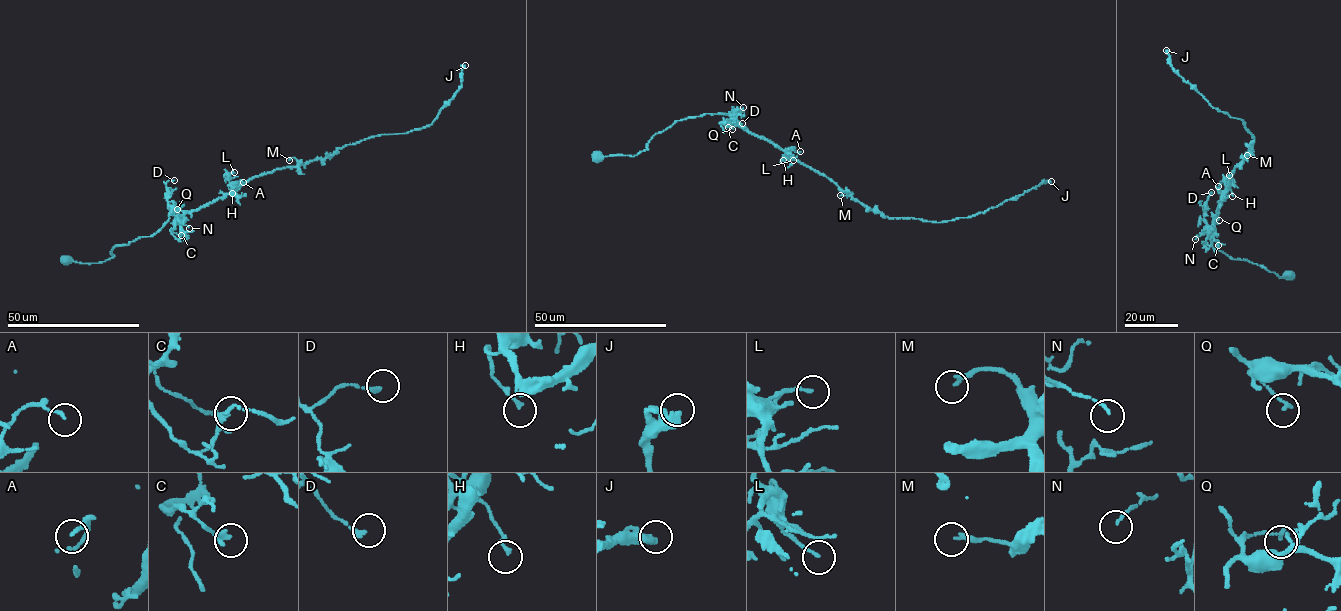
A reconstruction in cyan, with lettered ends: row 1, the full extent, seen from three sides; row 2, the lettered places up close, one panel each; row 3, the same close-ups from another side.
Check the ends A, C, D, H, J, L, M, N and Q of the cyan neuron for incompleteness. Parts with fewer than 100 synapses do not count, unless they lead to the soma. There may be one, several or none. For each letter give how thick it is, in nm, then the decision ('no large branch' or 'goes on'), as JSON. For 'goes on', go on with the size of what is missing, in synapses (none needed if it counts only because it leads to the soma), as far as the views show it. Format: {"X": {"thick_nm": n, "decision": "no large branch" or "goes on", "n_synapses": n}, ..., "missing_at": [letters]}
{"A": {"thick_nm": 120, "decision": "no large branch"}, "C": {"thick_nm": 180, "decision": "no large branch"}, "D": {"thick_nm": 190, "decision": "no large branch"}, "H": {"thick_nm": 150, "decision": "no large branch"}, "J": {"thick_nm": 400, "decision": "no large branch"}, "L": {"thick_nm": 140, "decision": "no large branch"}, "M": {"thick_nm": 200, "decision": "no large branch"}, "N": {"thick_nm": 120, "decision": "no large branch"}, "Q": {"thick_nm": 140, "decision": "no large branch"}, "missing_at": []}

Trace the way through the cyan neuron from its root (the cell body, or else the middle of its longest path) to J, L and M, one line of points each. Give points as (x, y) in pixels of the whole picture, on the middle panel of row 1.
J: (596, 158), (633, 156), (677, 121), (723, 113), (823, 173), (885, 217), (932, 222), (969, 217), (1051, 181)
L: (596, 158), (633, 156), (677, 121), (720, 113), (775, 144), (793, 160)
M: (596, 158), (633, 156), (677, 121), (723, 113), (823, 173), (848, 195), (840, 195)

